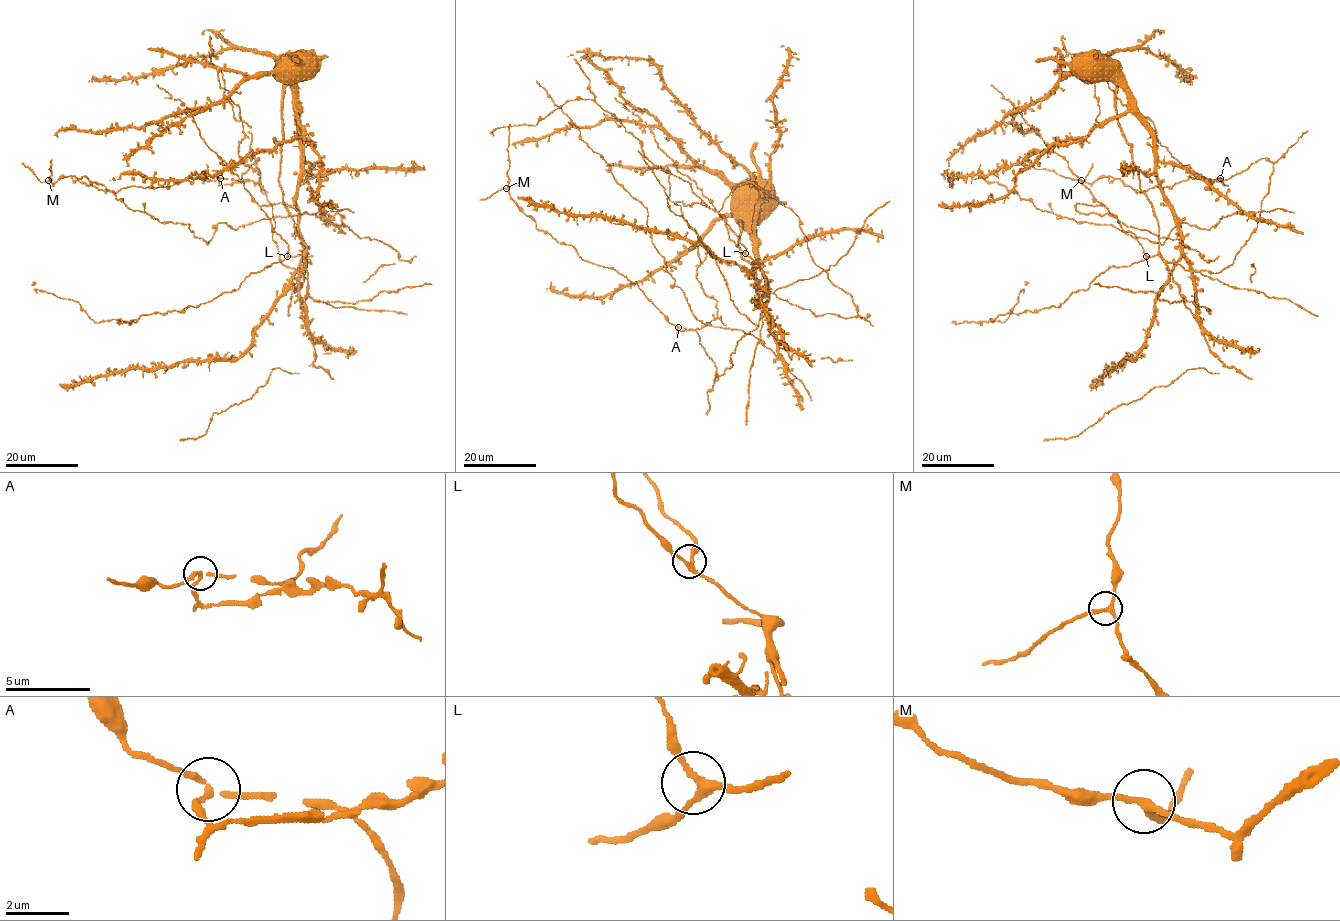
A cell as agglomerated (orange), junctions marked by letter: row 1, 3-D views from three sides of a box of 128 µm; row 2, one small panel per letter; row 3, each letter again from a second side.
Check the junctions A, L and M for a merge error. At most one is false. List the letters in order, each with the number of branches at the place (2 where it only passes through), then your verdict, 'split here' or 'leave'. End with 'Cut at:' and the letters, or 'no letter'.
A: branches 3; split here
L: branches 3; leave
M: branches 3; leave
Cut at: A

